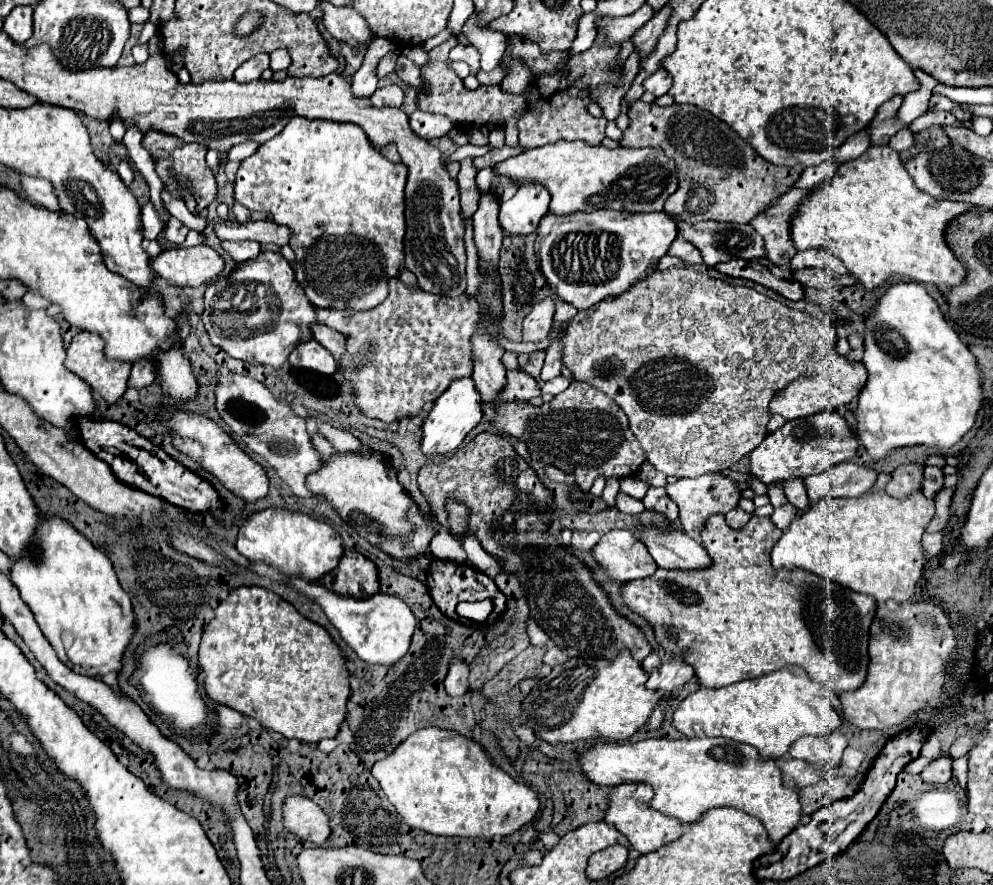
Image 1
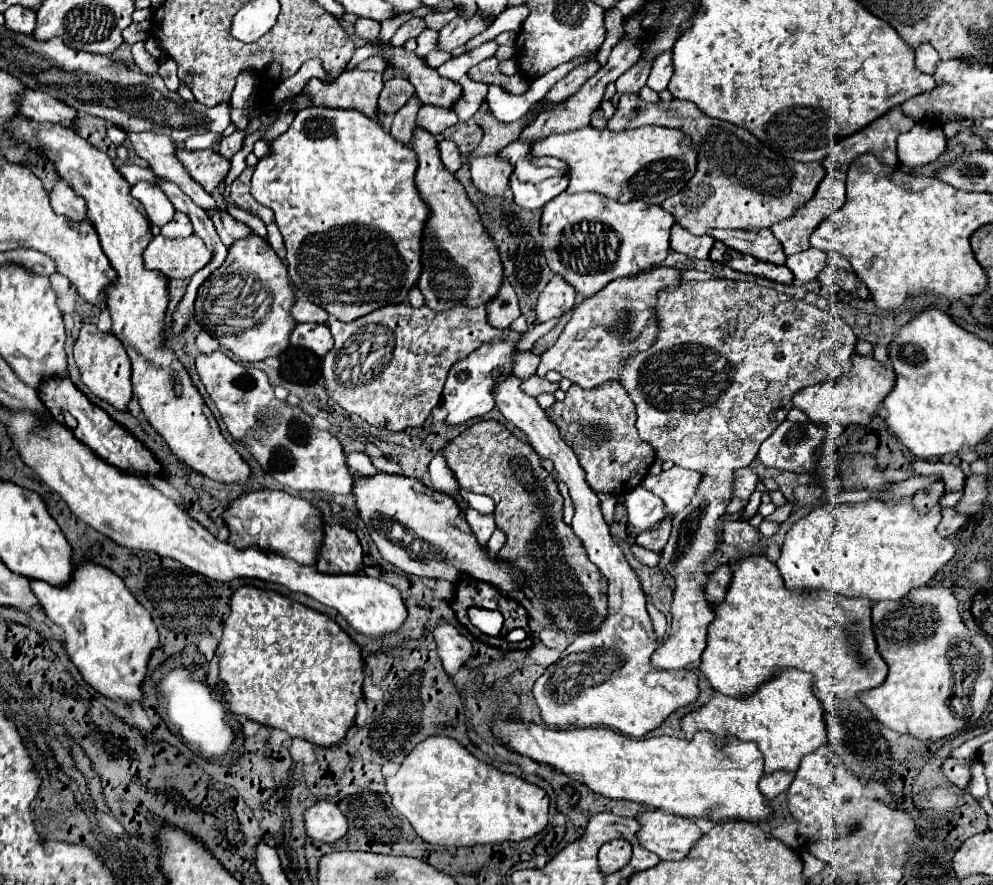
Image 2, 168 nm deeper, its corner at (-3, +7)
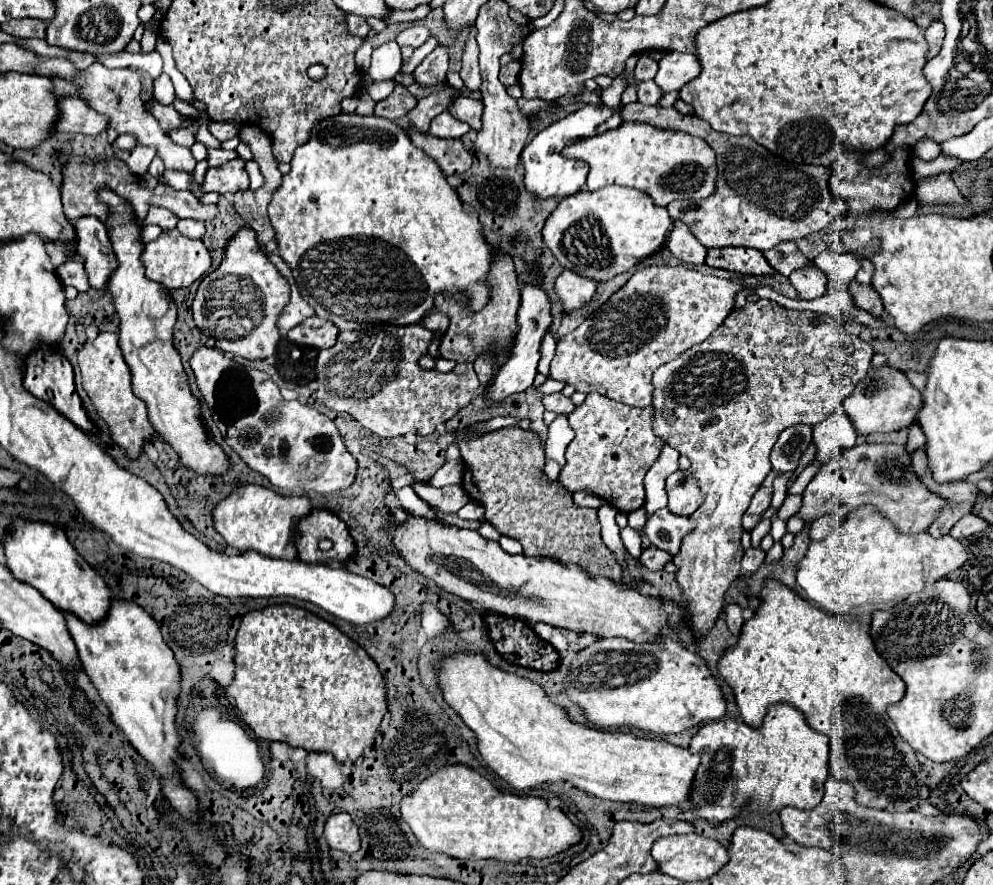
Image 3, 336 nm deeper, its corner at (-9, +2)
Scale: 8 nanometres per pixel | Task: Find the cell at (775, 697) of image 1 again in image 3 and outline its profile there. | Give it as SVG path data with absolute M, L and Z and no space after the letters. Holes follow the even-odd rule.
M775 704L769 708L763 726L751 728L737 720L713 720L699 728L691 738L689 750L701 752L701 764L693 780L693 794L689 794L689 808L695 818L719 826L735 818L735 810L749 810L759 814L773 814L785 806L799 810L811 810L823 798L823 784L829 776L829 742L827 736L817 734L809 728L799 710L787 704Z

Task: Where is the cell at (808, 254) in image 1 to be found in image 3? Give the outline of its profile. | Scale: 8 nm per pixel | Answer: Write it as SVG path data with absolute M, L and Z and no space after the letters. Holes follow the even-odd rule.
M805 268L805 270L795 270L789 276L793 288L797 290L799 300L813 300L825 294L825 284L827 278L819 268Z

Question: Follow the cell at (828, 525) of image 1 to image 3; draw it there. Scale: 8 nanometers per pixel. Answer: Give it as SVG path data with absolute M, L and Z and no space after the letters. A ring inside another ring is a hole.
M861 506L857 512L847 516L843 524L836 516L831 516L831 518L833 518L831 530L835 526L837 528L827 538L809 544L809 550L799 564L797 586L805 592L809 600L817 602L823 610L835 616L861 618L861 616L871 616L875 610L889 610L895 604L909 598L913 592L921 592L925 590L925 586L931 586L943 576L947 576L949 572L961 568L963 562L967 560L965 546L953 536L933 538L927 532L917 534L917 536L899 534L887 518L877 514L873 506Z

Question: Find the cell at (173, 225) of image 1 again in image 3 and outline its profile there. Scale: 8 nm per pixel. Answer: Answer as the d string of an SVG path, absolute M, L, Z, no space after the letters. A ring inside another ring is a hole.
M179 220L177 230L187 236L187 238L203 238L205 234L205 222L197 222L197 220Z

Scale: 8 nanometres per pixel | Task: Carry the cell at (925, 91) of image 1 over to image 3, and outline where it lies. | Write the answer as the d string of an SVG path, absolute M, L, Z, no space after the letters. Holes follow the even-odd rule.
M935 20L935 24L929 26L929 30L925 32L925 40L929 44L929 58L935 58L943 46L943 38L945 38L945 26L941 20Z

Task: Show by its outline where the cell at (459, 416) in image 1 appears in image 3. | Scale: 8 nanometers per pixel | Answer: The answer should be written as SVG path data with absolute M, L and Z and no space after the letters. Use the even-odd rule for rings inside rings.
M533 284L521 286L521 306L519 306L517 322L519 322L519 332L517 332L515 344L511 348L511 358L501 366L501 370L495 372L491 384L487 386L487 398L491 402L501 402L507 396L511 396L515 392L523 392L533 384L537 364L539 364L539 358L541 358L539 348L541 348L541 342L543 342L543 336L547 334L547 330L553 322L551 300L545 294L545 290L541 290L541 286L533 286Z

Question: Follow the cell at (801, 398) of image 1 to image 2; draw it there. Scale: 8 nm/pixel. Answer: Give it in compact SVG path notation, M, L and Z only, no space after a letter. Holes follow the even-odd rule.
M855 355L851 357L851 369L843 373L843 377L835 381L823 381L819 385L803 387L793 397L793 407L801 409L813 423L823 425L867 425L871 417L875 415L877 407L885 399L885 395L891 391L891 385L895 383L895 373L891 367L885 367L883 363L875 361L871 355Z

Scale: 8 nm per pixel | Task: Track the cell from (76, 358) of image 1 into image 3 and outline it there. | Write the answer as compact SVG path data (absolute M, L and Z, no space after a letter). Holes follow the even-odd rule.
M101 332L95 340L85 342L83 350L79 352L79 366L81 366L81 380L87 396L91 398L97 414L107 422L111 440L115 446L123 448L129 460L139 458L143 452L143 444L155 436L151 428L147 428L147 406L131 392L131 372L123 360L121 348L117 344L117 336L111 332Z

